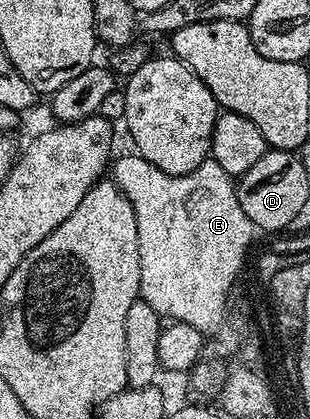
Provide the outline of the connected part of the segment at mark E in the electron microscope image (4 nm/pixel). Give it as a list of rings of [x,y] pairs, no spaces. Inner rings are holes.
[[[137,153],[113,160],[112,179],[128,197],[136,213],[136,233],[140,241],[140,297],[156,313],[176,323],[187,323],[203,333],[218,330],[228,314],[228,300],[235,290],[246,250],[256,236],[256,228],[248,221],[248,213],[240,209],[235,180],[216,161],[207,157],[192,173],[169,175],[156,165],[144,161]]]

